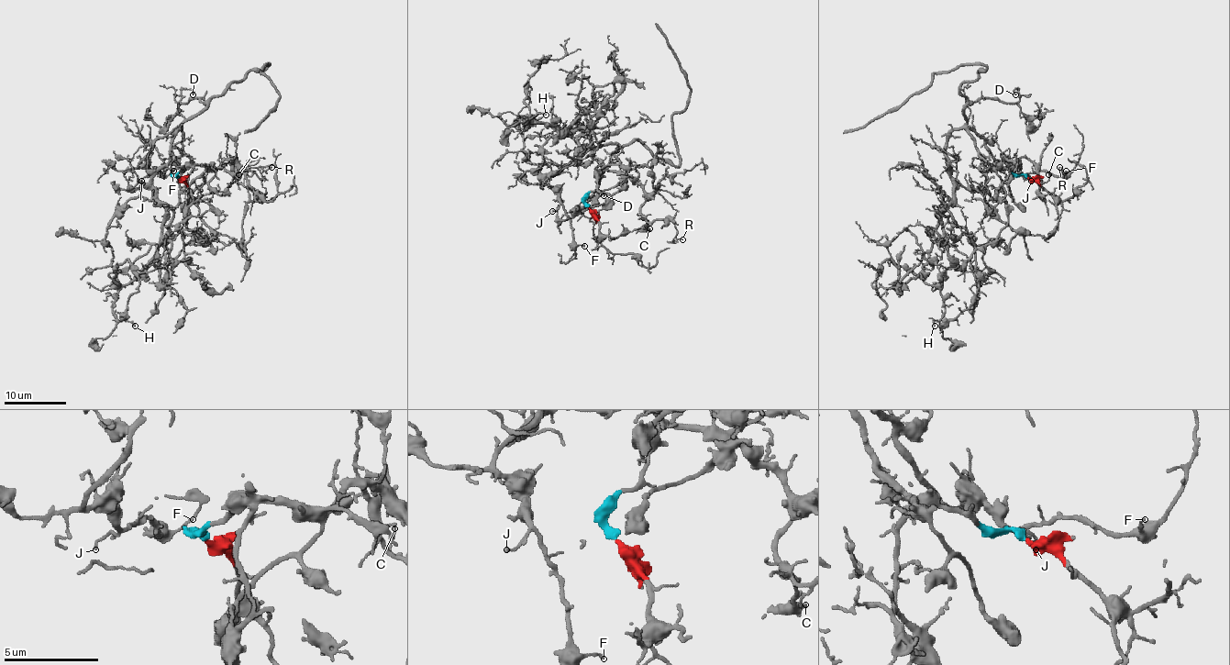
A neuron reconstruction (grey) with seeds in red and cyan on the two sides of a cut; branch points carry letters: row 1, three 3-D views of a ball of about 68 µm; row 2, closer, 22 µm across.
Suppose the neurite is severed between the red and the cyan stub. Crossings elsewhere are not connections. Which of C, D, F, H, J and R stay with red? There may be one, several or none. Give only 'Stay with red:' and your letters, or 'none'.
Stay with red: none

